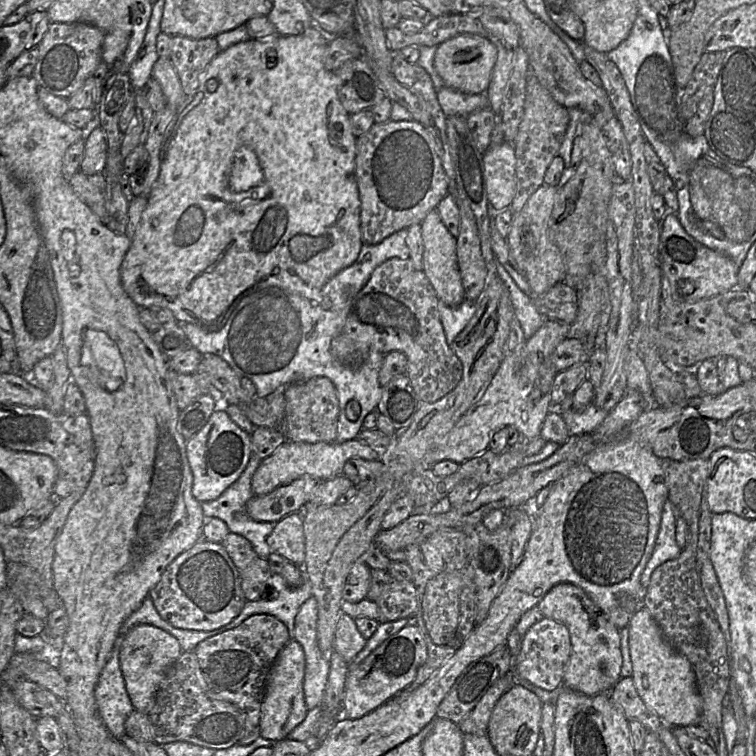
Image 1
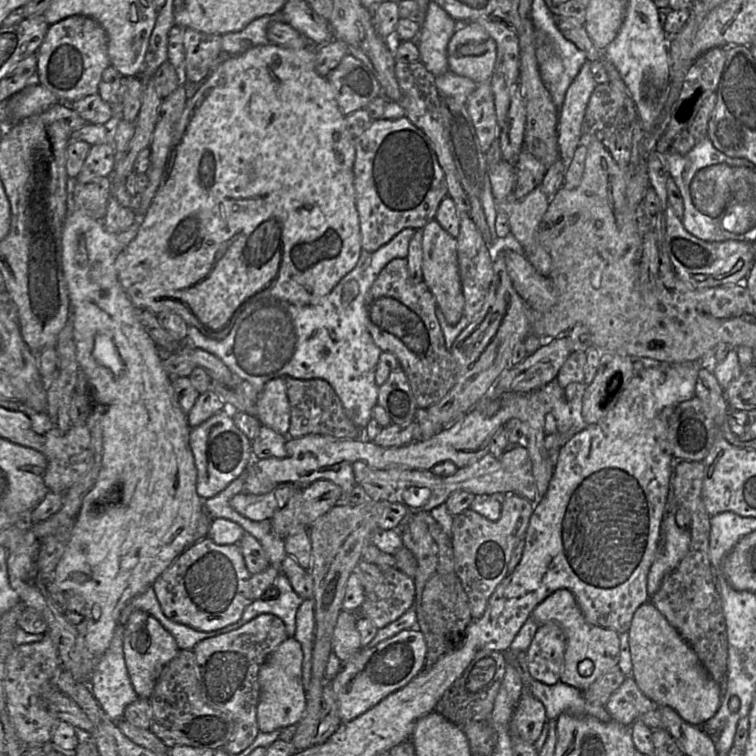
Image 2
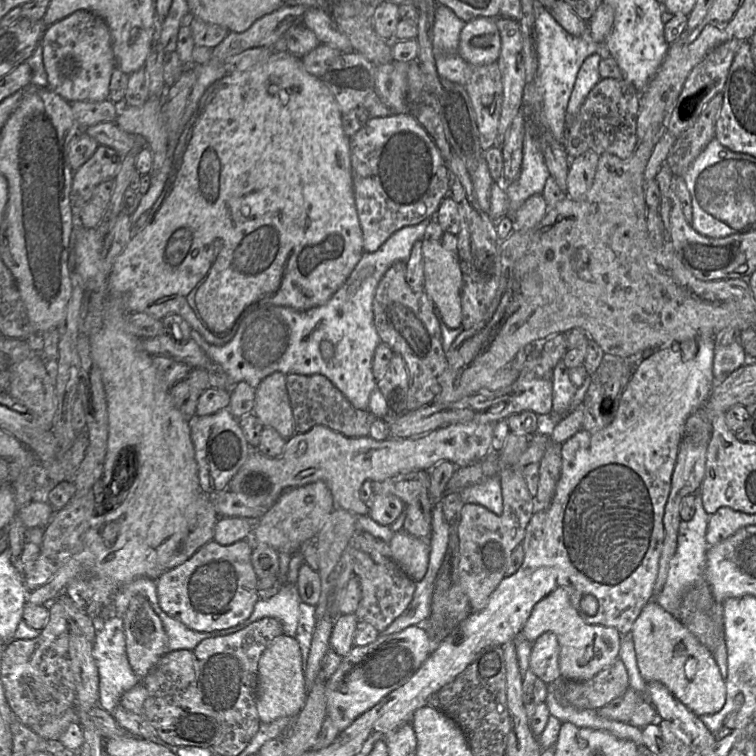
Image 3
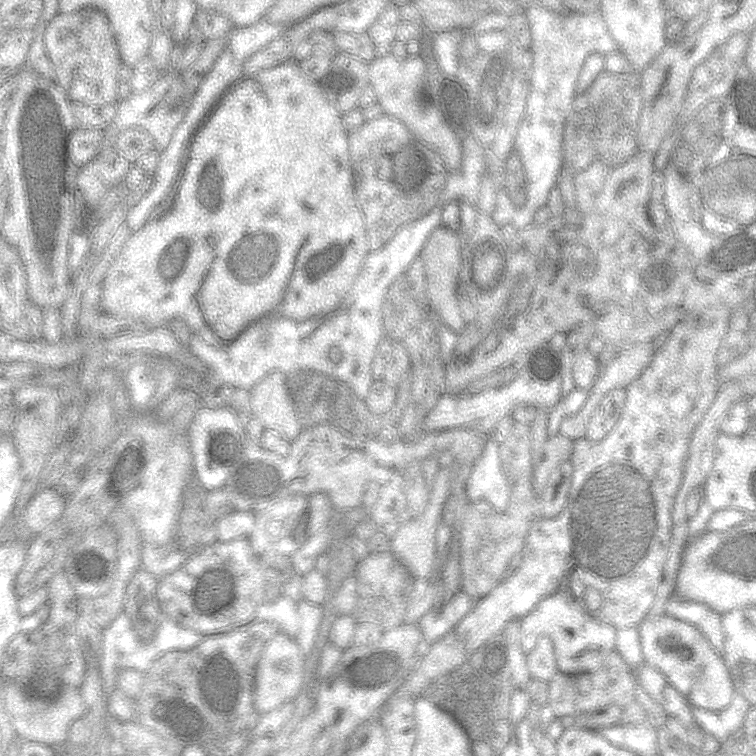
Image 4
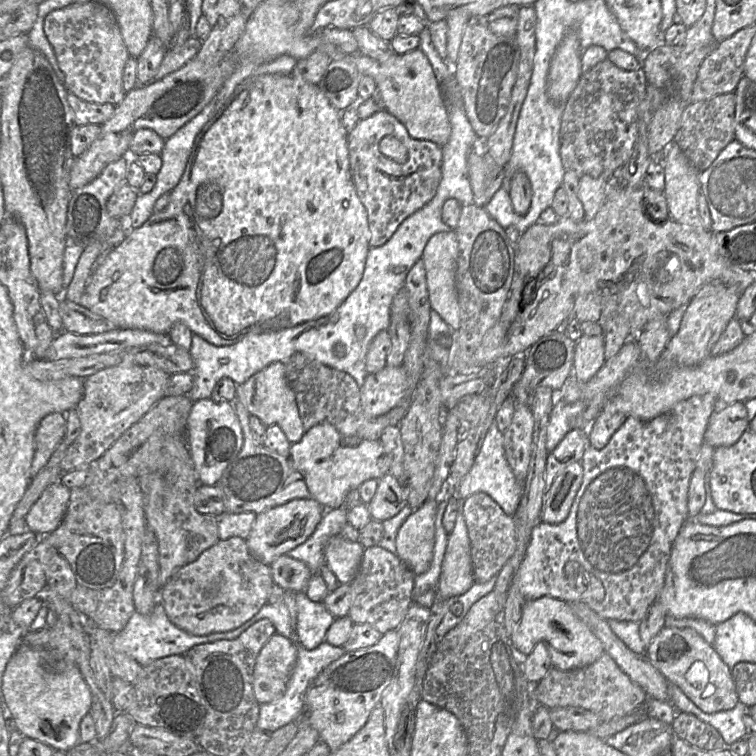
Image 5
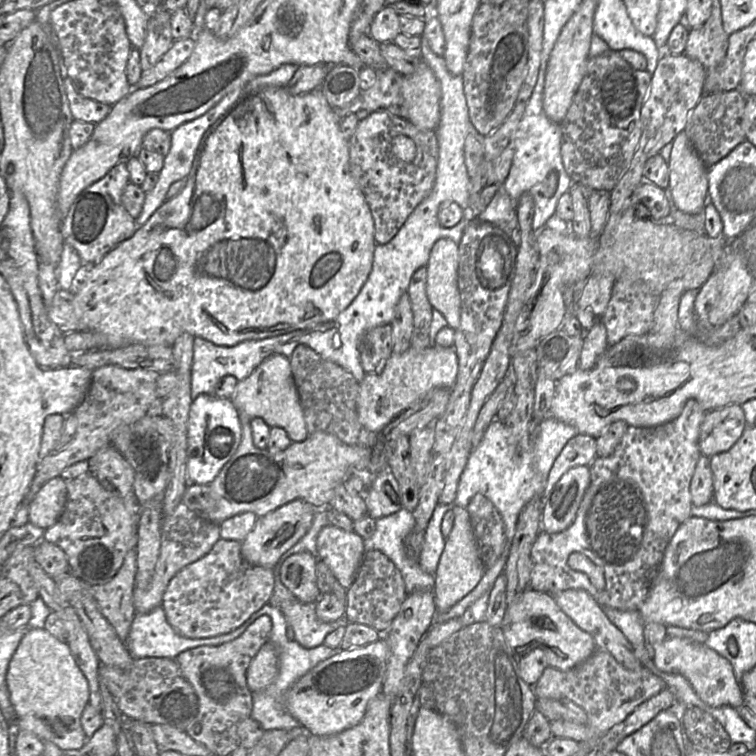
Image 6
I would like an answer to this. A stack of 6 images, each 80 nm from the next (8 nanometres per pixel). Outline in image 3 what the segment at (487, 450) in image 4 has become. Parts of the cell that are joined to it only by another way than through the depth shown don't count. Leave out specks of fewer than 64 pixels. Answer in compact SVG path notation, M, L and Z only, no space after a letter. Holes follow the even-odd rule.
M499 474L467 486L461 491L461 495L464 503L479 504L497 515L500 515L503 511L503 497Z

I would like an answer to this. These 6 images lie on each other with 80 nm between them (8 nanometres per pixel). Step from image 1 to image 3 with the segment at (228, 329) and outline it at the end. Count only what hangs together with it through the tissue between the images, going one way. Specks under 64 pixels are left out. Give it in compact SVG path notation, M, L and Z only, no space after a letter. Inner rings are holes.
M430 217L416 225L405 226L396 232L394 232L376 251L374 252L366 252L364 251L361 259L344 282L344 284L334 293L334 295L323 305L308 309L308 310L296 310L286 306L259 306L255 308L240 323L235 335L233 338L223 345L214 345L208 343L204 337L196 330L192 329L190 333L190 339L193 340L210 358L212 362L219 364L224 372L228 375L231 381L236 384L238 382L244 381L247 382L251 387L256 389L261 381L268 375L274 372L282 372L284 375L288 374L300 374L300 375L314 375L320 374L327 377L349 400L349 402L357 409L368 410L370 395L373 390L377 387L376 379L374 378L372 371L372 363L375 350L377 346L381 343L380 337L377 333L376 327L374 325L374 316L373 316L373 299L375 295L375 291L377 285L385 272L396 262L403 261L406 262L410 257L412 247L414 243L418 240L422 240L425 230L429 221L433 219Z

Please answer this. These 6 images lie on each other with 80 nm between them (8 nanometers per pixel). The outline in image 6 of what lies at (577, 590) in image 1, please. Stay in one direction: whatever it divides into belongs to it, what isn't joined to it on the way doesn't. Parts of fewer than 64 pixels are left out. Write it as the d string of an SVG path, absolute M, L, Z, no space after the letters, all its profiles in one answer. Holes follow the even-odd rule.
M527 588L516 602L507 605L501 628L515 656L521 658L540 646L545 652L548 666L559 670L578 666L598 649L594 638L562 611L553 595L531 588Z

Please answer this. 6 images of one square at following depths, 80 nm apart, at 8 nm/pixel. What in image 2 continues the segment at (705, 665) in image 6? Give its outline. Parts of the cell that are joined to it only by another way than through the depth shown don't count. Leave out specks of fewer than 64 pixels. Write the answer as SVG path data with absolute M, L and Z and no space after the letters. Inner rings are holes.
M648 600L634 613L629 632L633 679L657 706L670 706L687 722L701 726L720 708L722 688L701 664L678 630Z

